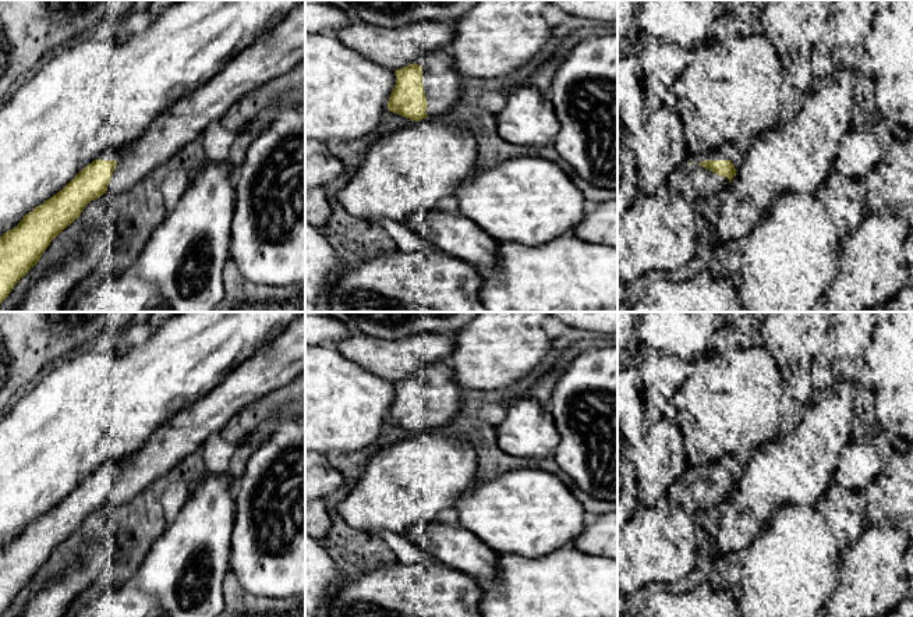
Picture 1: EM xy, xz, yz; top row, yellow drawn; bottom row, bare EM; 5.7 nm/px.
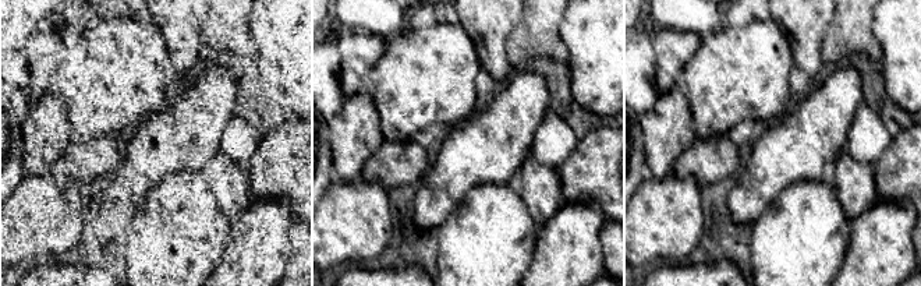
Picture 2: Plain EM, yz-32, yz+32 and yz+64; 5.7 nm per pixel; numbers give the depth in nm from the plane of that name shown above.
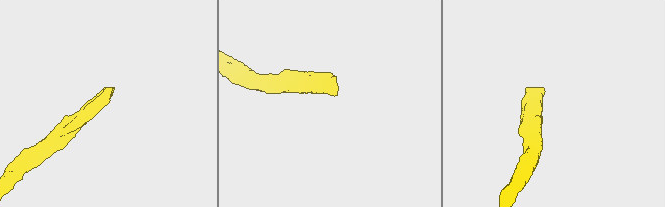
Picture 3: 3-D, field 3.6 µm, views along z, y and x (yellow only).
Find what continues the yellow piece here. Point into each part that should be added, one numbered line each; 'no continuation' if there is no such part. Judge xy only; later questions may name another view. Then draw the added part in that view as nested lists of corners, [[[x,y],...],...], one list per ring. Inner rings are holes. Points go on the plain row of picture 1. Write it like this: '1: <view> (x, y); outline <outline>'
1: xy (282, 360); outline [[[301,312],[276,338],[240,364],[220,384],[177,412],[162,425],[144,447],[131,455],[105,464],[100,472],[116,472],[117,478],[107,497],[107,506],[127,503],[151,483],[171,472],[187,457],[204,447],[205,440],[220,432],[243,408],[273,390],[282,389],[305,372],[305,312]]]

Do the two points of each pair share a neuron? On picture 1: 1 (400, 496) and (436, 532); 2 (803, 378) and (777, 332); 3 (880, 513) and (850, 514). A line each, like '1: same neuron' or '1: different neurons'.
1: different neurons
2: same neuron
3: different neurons

